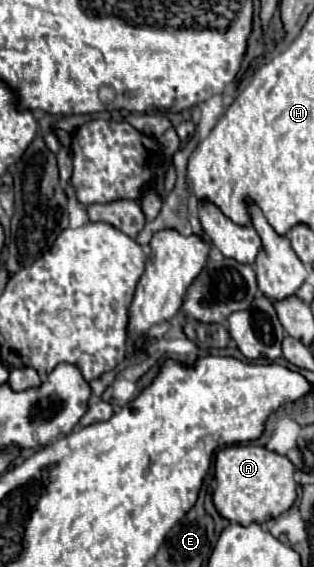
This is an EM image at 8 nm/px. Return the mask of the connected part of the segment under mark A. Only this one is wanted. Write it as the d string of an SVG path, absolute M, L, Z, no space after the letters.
M231 445L215 455L215 481L213 505L221 517L243 527L251 523L265 523L285 513L297 493L293 481L293 463L261 445Z

